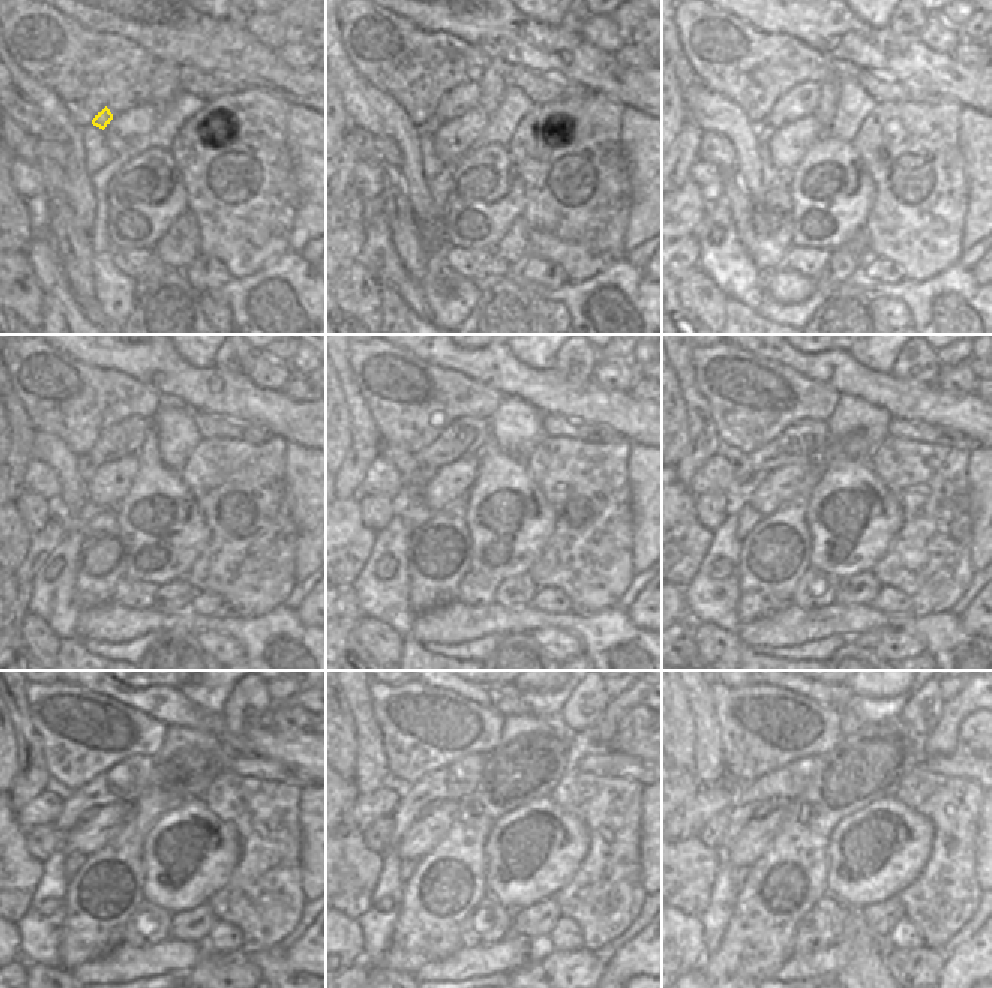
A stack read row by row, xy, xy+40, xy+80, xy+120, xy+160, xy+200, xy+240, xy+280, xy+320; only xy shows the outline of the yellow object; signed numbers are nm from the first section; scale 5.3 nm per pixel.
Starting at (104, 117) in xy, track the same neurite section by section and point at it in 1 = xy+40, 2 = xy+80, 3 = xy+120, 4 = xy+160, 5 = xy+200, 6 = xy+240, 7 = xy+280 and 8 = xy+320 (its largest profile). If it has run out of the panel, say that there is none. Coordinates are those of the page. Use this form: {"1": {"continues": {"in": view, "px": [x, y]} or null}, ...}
{"1": {"continues": {"in": "xy+40", "px": [432, 123]}}, "2": {"continues": {"in": "xy+80", "px": [764, 131]}}, "3": {"continues": {"in": "xy+120", "px": [86, 467]}}, "4": {"continues": {"in": "xy+160", "px": [422, 474]}}, "5": {"continues": {"in": "xy+200", "px": [757, 479]}}, "6": {"continues": {"in": "xy+240", "px": [87, 814]}}, "7": {"continues": {"in": "xy+280", "px": [428, 808]}}, "8": {"continues": {"in": "xy+320", "px": [764, 808]}}}

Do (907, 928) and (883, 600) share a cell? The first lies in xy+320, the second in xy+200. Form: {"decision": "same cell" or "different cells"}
{"decision": "same cell"}

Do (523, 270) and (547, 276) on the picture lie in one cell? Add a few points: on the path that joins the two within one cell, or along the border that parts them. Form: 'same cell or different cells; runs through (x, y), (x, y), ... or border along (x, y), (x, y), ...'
same cell; runs through (529, 270), (541, 272)

